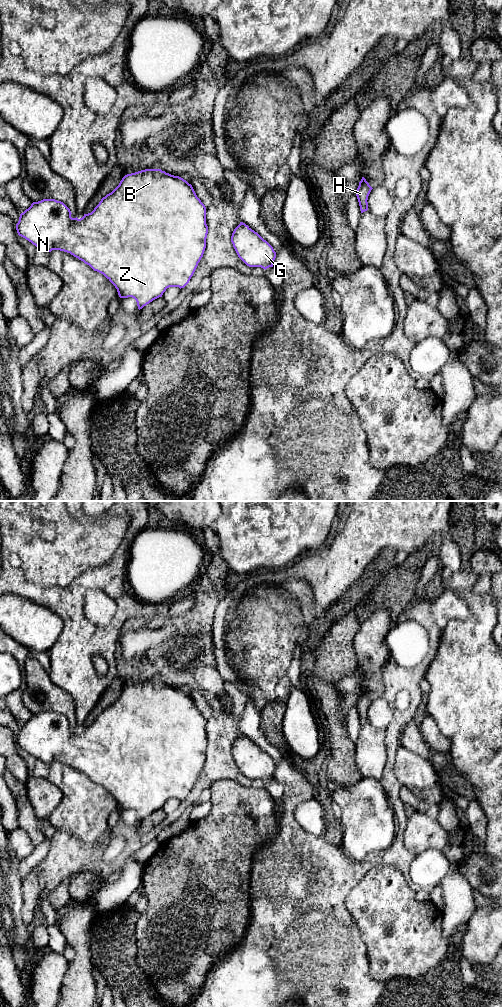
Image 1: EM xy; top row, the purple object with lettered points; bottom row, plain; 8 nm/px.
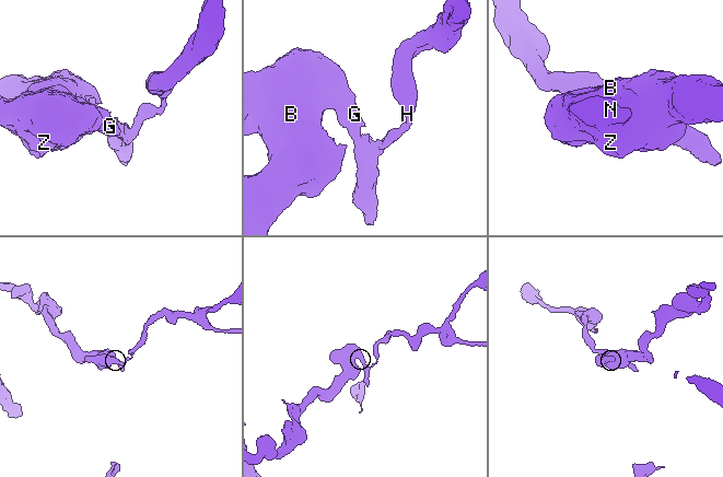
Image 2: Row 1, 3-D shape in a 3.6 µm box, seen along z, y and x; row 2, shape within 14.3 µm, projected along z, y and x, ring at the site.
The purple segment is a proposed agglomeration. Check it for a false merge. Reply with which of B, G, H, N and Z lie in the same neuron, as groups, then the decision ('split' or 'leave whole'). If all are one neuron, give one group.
B G H N Z | leave whole

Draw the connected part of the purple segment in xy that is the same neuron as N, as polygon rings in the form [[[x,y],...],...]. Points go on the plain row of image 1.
[[[145,681],[125,687],[119,697],[101,711],[91,725],[80,731],[71,729],[70,721],[61,713],[43,711],[33,714],[20,726],[16,736],[19,748],[37,760],[51,764],[60,762],[103,786],[117,801],[120,810],[132,809],[138,821],[162,809],[169,799],[184,800],[193,788],[206,760],[208,738],[206,719],[186,692],[161,681]]]

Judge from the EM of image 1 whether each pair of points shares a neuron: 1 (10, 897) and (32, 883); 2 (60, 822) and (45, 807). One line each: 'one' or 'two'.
1: two
2: two

